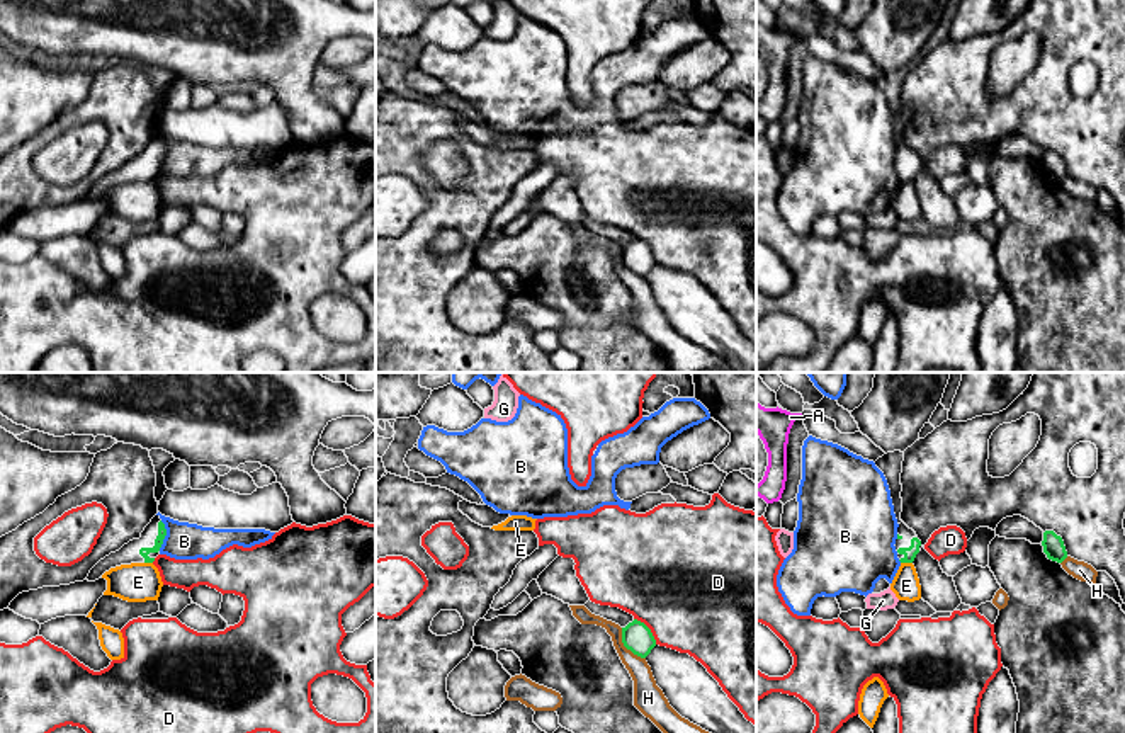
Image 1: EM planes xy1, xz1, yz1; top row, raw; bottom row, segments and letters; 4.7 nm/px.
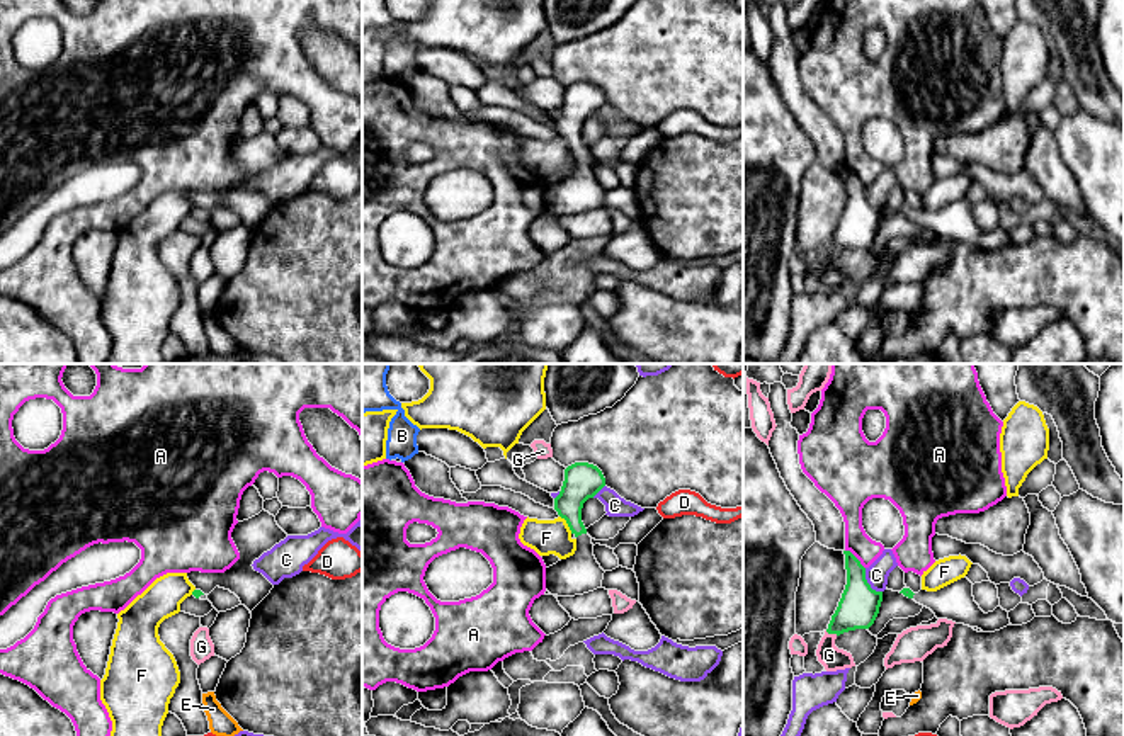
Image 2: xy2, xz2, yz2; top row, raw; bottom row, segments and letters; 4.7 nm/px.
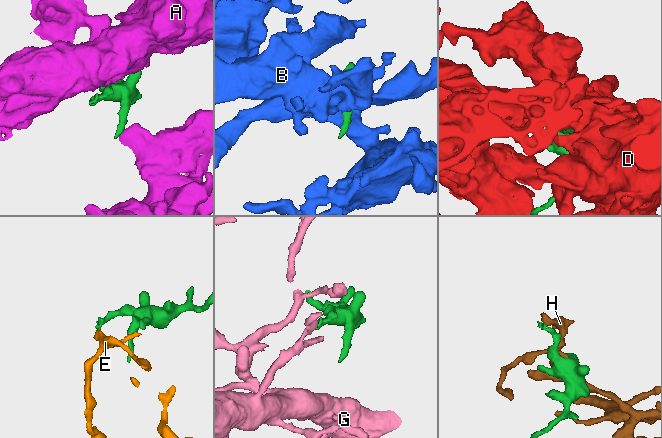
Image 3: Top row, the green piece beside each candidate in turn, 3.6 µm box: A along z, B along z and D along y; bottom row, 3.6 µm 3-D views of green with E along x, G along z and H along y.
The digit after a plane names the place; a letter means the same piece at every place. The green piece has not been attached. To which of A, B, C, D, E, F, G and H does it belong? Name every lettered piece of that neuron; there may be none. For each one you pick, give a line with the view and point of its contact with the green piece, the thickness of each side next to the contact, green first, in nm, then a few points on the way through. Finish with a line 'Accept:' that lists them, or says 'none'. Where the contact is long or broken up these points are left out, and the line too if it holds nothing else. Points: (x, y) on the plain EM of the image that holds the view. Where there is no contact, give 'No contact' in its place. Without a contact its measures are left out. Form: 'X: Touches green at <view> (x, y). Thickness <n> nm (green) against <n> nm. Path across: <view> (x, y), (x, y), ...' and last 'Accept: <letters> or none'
Accept: none

